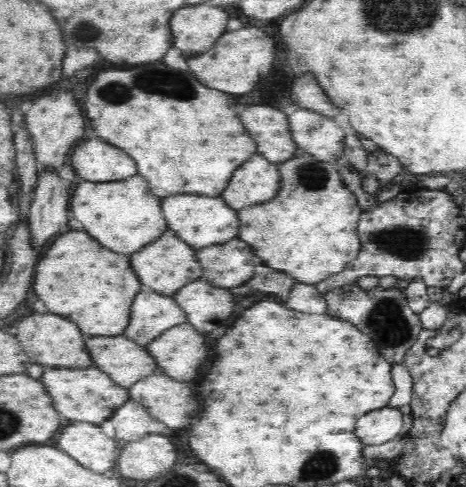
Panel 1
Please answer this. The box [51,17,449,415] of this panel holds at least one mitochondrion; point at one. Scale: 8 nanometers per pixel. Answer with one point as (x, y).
(386, 320)

